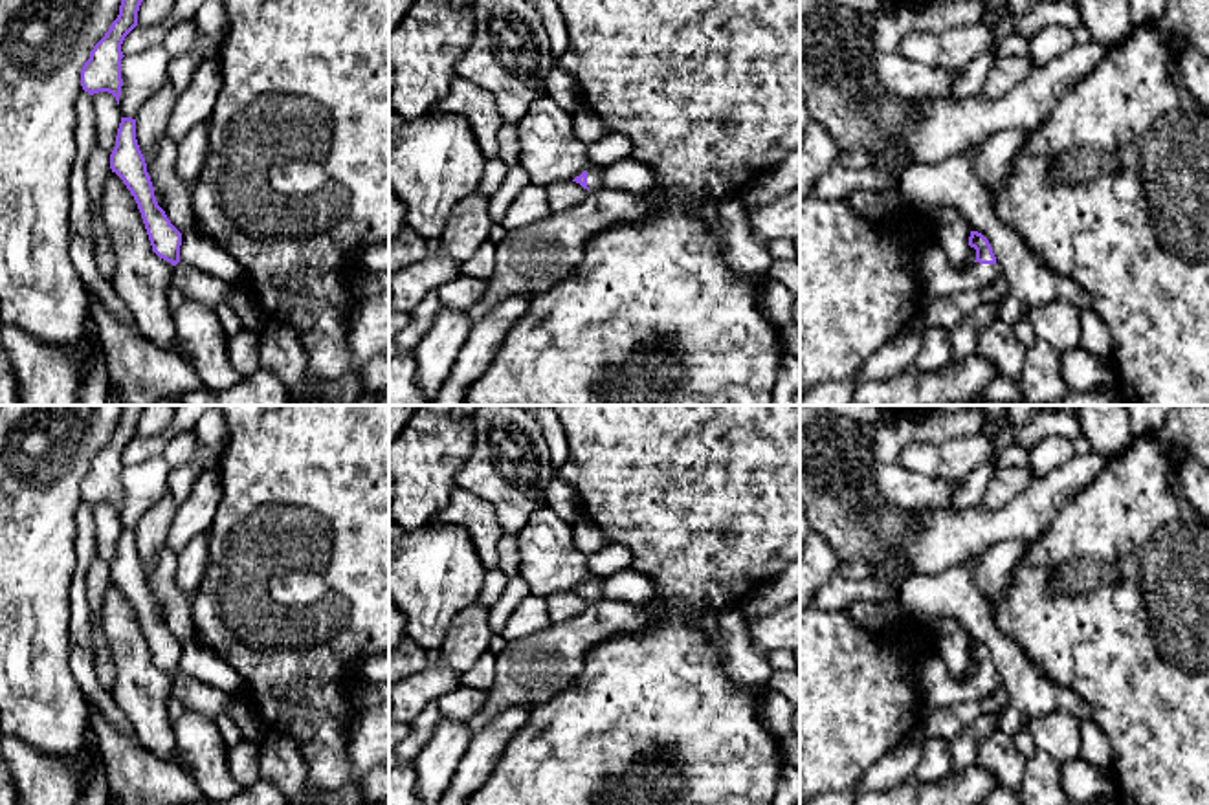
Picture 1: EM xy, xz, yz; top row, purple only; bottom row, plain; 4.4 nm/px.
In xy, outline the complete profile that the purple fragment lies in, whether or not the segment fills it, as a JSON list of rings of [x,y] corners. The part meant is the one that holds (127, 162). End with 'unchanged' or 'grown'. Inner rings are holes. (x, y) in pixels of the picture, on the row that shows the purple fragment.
[[[121,117],[116,147],[110,154],[110,169],[134,196],[152,251],[174,266],[172,286],[178,288],[187,301],[204,303],[213,308],[220,303],[227,303],[238,315],[244,330],[261,332],[266,319],[261,315],[257,303],[244,284],[226,284],[180,260],[182,233],[171,224],[156,202],[147,163],[136,139],[136,119],[132,117]]] | grown

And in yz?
[[[971,231],[969,246],[976,249],[976,260],[969,271],[956,271],[936,240],[919,248],[915,275],[925,297],[972,293],[996,279],[996,257],[989,240]]] | grown

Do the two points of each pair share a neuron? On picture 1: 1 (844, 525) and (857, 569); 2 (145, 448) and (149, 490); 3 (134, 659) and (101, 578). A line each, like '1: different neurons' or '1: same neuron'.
1: different neurons
2: different neurons
3: different neurons

